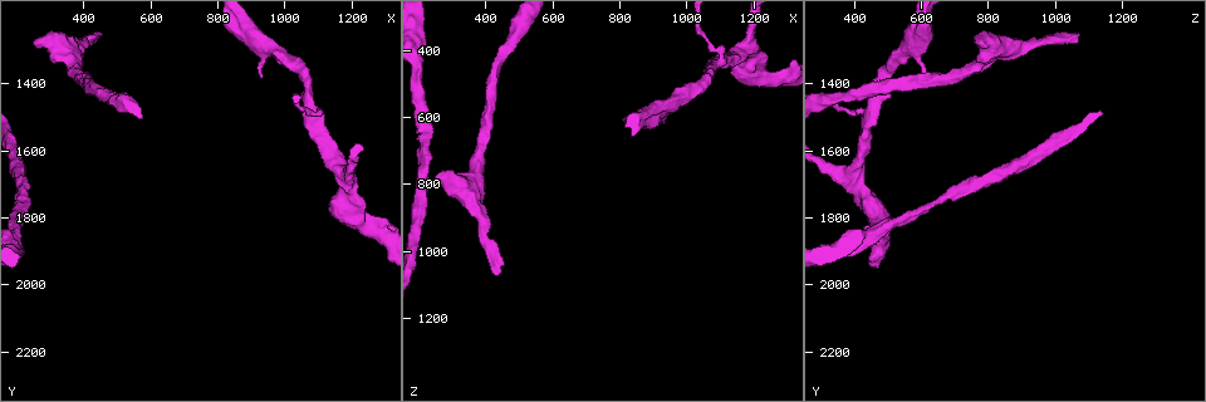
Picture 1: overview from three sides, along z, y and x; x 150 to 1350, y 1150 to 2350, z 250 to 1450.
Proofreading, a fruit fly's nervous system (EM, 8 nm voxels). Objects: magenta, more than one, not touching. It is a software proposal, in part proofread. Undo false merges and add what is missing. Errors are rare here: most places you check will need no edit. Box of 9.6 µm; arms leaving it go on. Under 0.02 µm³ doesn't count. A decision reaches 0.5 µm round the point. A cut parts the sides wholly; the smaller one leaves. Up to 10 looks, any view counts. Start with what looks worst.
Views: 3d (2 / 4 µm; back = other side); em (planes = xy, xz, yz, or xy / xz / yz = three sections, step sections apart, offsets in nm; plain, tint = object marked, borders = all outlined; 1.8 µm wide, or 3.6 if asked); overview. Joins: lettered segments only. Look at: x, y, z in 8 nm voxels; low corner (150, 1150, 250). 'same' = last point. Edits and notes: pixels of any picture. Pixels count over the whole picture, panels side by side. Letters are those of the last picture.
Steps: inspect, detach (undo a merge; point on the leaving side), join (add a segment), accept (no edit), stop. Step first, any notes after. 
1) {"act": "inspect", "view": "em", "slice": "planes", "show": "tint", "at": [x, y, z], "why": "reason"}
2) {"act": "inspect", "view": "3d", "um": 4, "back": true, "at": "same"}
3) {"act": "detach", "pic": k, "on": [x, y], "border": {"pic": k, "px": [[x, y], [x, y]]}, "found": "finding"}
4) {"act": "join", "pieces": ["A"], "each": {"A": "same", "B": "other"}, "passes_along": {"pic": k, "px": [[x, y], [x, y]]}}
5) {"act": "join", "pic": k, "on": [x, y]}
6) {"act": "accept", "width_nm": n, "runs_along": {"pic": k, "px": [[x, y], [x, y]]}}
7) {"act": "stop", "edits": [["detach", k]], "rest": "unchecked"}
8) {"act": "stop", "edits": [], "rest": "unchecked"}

{"act": "inspect", "view": "em", "slice": "yz", "step": 16, "show": "borders", "at": [440, 1270, 1060], "why": "free end"}

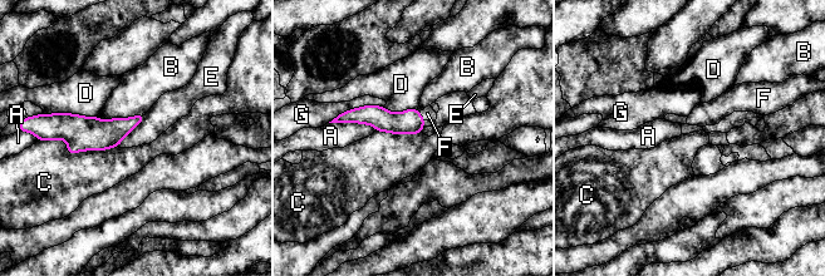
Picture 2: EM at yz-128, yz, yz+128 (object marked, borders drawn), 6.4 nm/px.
{"act": "join", "pieces": ["F"], "each": {"A": "other", "B": "other", "C": "other", "D": "other", "E": "other", "F": "same", "G": "other"}, "passes_along": {"pic": 2, "px": [[409, 122], [421, 116], [427, 113]]}, "found": "the neuron continues"}

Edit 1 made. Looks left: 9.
{"act": "inspect", "view": "3d", "um": 2, "back": true, "at": [930, 1370, 610], "why": "free end"}

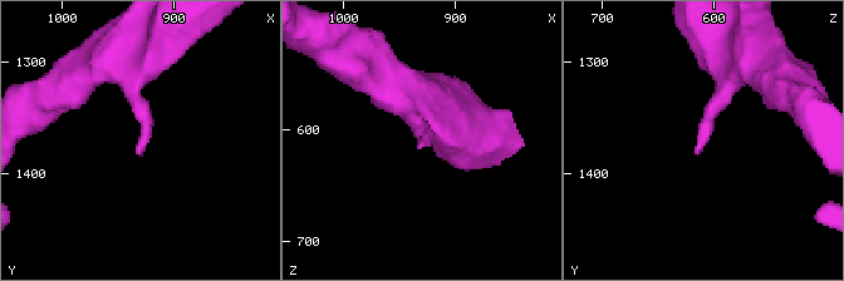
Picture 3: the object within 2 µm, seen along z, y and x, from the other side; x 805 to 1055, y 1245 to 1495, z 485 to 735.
{"act": "inspect", "view": "em", "slice": "planes", "show": "borders", "at": [932, 1376, 616]}

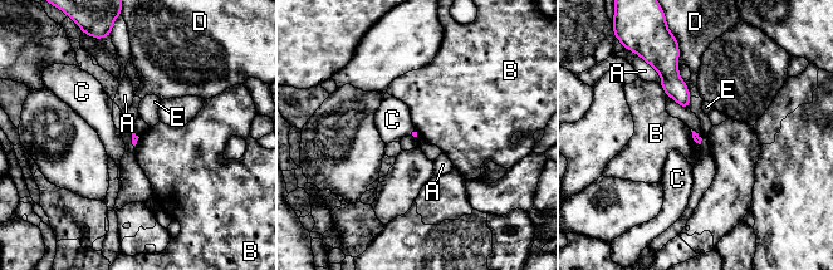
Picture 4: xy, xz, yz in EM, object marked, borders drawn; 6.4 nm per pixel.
{"act": "accept", "each": {"A": "other", "B": "other", "C": "other", "D": "other", "E": "other"}, "border": {"pic": 4, "px": [[660, 84], [667, 94]]}, "found": "none of them fits"}

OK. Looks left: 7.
{"act": "inspect", "view": "3d", "um": 4, "at": [1180, 1700, 400], "why": "two arms in line, one across"}

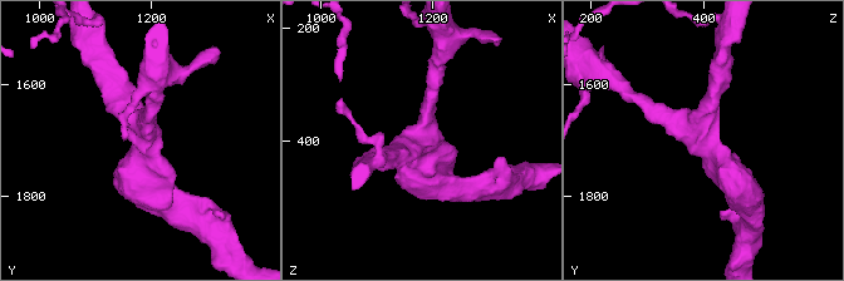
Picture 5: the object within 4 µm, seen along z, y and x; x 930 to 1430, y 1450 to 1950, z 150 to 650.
{"act": "inspect", "view": "em", "slice": "xz", "step": 4, "show": "tint", "at": [1185, 1695, 395], "why": "need the tissue"}

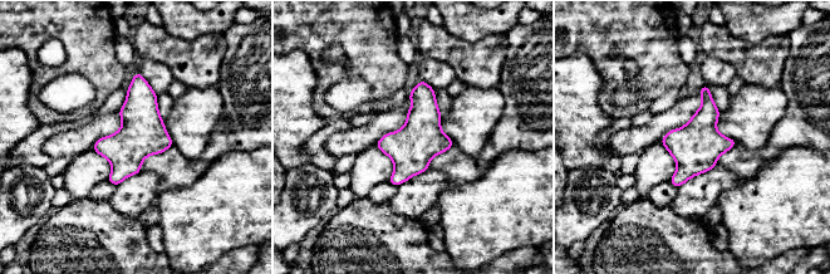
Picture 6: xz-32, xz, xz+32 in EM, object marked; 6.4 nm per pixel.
{"act": "inspect", "view": "em", "slice": "xz", "step": 4, "show": "borders", "at": "same", "why": "see the neighbours"}

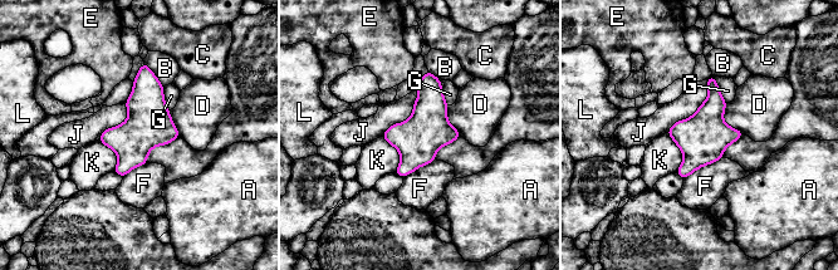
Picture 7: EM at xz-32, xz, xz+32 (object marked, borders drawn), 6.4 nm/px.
{"act": "accept", "each": {"A": "other", "B": "other", "C": "other", "D": "other", "E": "other", "F": "other", "G": "other", "J": "other", "K": "other", "L": "other"}, "arms": 3, "border": {"pic": 7, "px": [[707, 79], [706, 99], [666, 132]]}, "found": "all the same neuron"}

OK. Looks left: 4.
{"act": "inspect", "view": "em", "slice": "planes", "show": "borders", "at": [350, 1310, 800], "why": "a fork"}

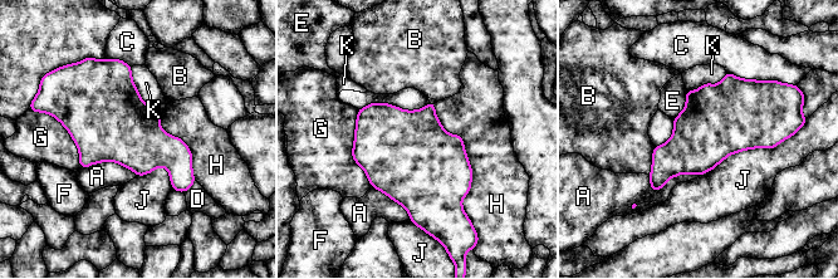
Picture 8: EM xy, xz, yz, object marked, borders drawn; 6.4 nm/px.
{"act": "accept", "width_nm": 460, "longest_contact_nm": ["H", 700], "each": {"A": "other", "B": "other", "C": "other", "D": "other", "E": "other", "F": "other", "G": "other", "H": "other", "J": "other", "K": "other"}, "found": "continuous, no second neuron"}

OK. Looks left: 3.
{"act": "stop", "edits": [["join", 2]], "rest": "unchecked"}

